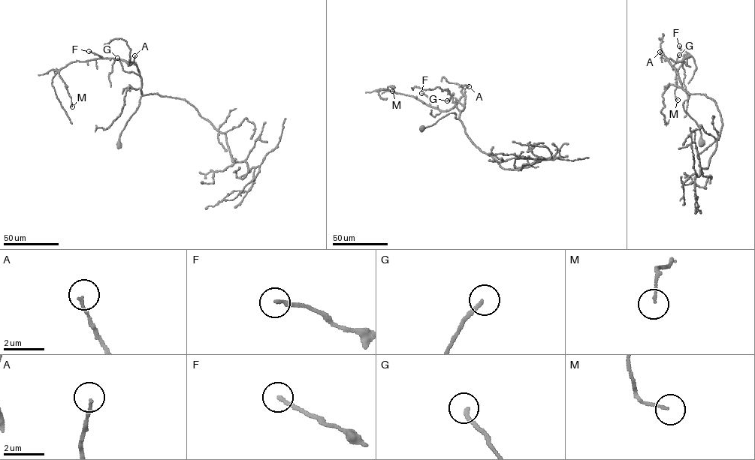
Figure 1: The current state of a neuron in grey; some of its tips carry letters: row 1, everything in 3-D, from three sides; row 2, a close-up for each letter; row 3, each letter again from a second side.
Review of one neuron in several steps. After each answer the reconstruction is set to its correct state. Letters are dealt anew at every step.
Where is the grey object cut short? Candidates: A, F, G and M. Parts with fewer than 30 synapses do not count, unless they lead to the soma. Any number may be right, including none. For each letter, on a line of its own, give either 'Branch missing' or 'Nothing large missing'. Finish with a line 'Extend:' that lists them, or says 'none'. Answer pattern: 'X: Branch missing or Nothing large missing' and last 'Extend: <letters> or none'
A: Nothing large missing
F: Nothing large missing
G: Nothing large missing
M: Nothing large missing
Extend: none

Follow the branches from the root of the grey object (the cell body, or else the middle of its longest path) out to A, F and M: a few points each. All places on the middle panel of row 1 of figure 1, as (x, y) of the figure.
A: (422, 127), (431, 126), (448, 113), (454, 112), (456, 118), (458, 118), (465, 106), (464, 88), (469, 86)
F: (422, 127), (448, 113), (454, 112), (458, 118), (466, 97), (448, 110), (440, 111), (430, 106), (421, 93)
M: (422, 127), (448, 113), (458, 118), (465, 95), (440, 111), (388, 87), (392, 91)

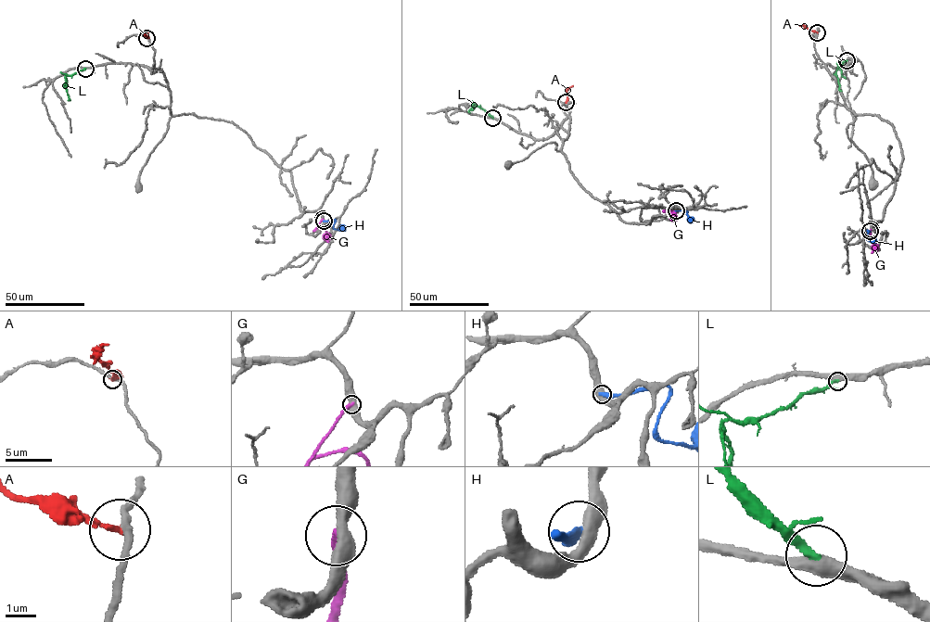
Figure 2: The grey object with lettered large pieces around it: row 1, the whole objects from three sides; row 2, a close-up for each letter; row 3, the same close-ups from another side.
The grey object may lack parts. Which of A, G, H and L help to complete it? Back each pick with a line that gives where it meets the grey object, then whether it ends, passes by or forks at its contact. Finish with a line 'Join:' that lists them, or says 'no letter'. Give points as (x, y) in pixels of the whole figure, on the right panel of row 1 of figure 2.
L: (847, 60) | it ends
Join: L

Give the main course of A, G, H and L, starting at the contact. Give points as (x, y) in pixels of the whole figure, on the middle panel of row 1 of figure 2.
A: (566, 102), (566, 91), (573, 85)
G: (675, 210), (664, 210), (675, 215)
H: (676, 211), (687, 211), (683, 210), (692, 222)
L: (492, 117), (474, 103), (470, 110)

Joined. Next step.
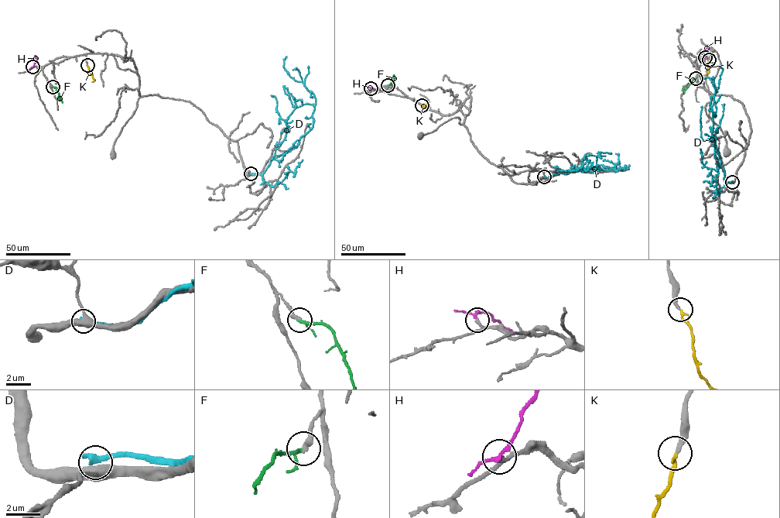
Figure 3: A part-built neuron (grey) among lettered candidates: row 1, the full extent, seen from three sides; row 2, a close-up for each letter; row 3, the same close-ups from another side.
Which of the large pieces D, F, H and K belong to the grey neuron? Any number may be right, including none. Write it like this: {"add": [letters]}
{"add": ["K"]}

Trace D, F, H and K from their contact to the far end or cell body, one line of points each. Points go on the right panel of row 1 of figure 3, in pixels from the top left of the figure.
D: (731, 182), (725, 183), (724, 170), (718, 166), (712, 136), (712, 108), (723, 69), (720, 66)
F: (696, 77), (683, 94)
H: (705, 57), (707, 46)
K: (709, 60), (709, 72), (700, 76)

